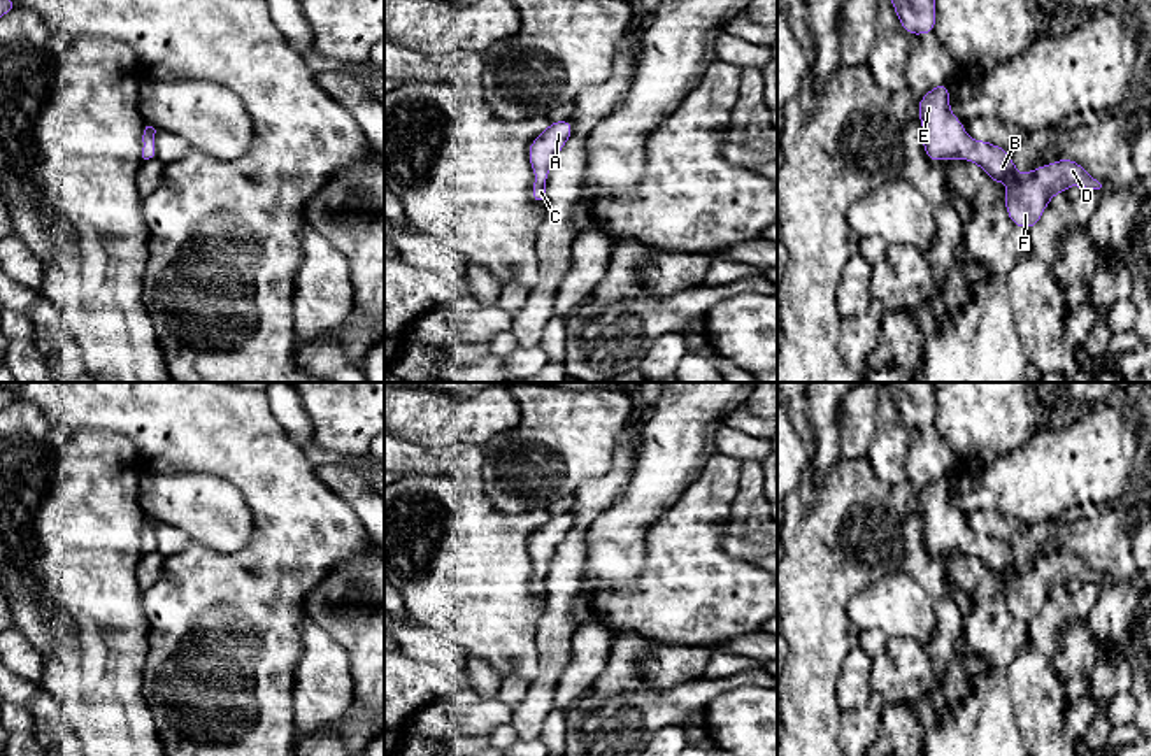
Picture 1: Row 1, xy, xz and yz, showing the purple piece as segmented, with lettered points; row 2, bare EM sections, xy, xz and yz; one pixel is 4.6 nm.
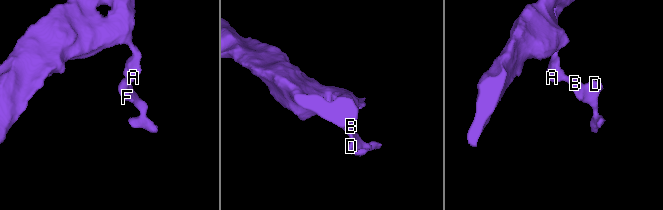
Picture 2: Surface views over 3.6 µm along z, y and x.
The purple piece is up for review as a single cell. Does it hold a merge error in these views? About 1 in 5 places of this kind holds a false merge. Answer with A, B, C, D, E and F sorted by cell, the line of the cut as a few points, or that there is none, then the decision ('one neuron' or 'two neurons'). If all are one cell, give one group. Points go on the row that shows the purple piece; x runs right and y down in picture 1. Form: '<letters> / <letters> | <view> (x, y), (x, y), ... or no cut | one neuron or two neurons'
A B C D E F | no cut | one neuron

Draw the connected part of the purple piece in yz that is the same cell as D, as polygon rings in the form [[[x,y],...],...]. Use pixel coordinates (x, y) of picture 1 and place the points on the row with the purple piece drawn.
[[[940,82],[918,102],[918,116],[923,123],[923,147],[932,161],[962,158],[977,163],[997,184],[1009,182],[1004,196],[1009,219],[1023,228],[1035,226],[1054,193],[1063,193],[1070,184],[1079,184],[1083,193],[1100,189],[1077,161],[1062,158],[1035,170],[1021,172],[1012,163],[1005,147],[967,137],[963,123],[949,111],[949,84]]]

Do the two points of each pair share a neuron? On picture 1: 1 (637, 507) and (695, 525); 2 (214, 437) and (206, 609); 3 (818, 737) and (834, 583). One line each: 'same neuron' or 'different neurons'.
1: different neurons
2: same neuron
3: same neuron

